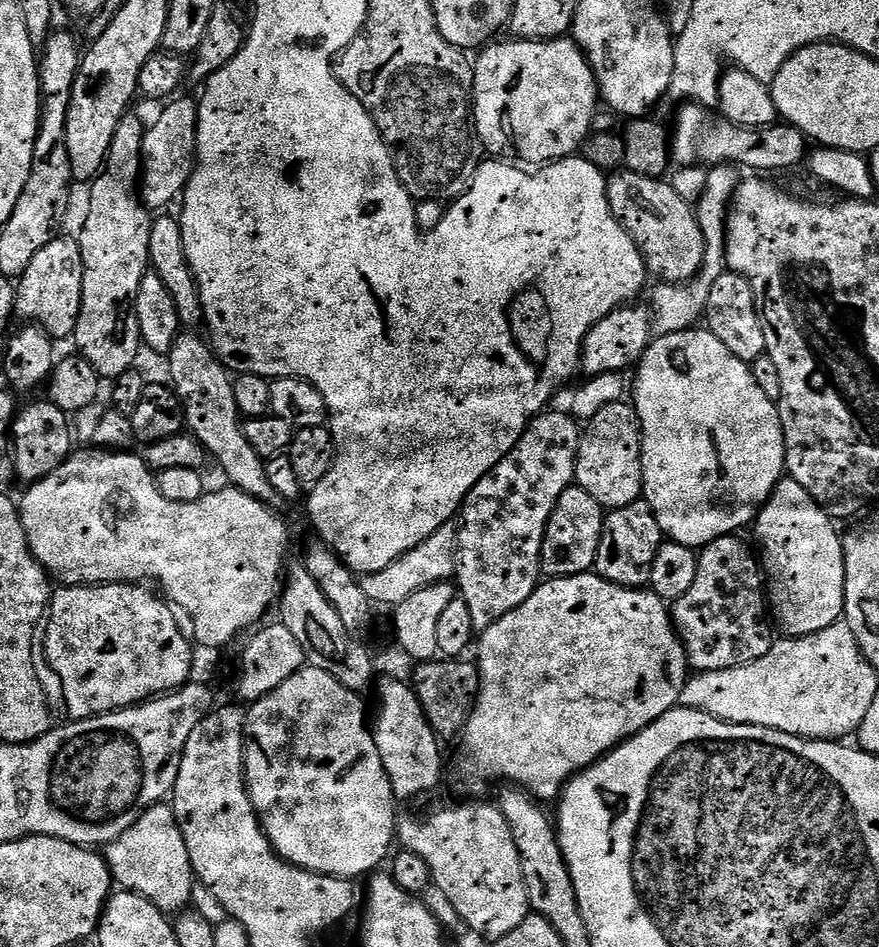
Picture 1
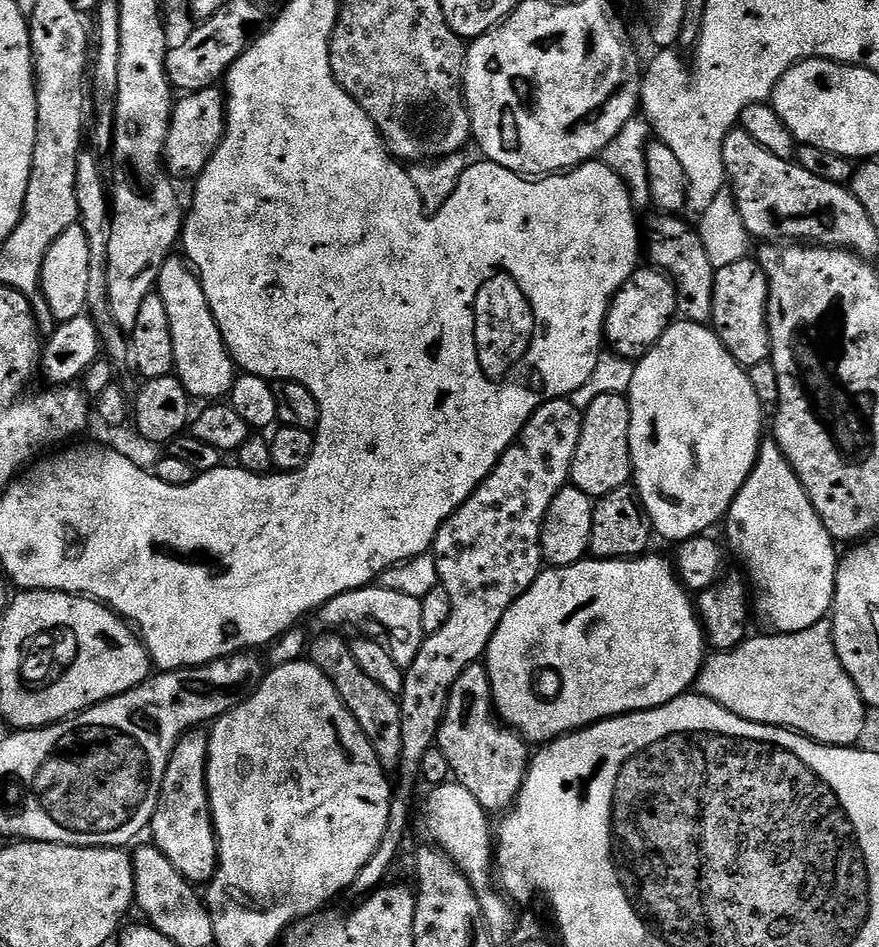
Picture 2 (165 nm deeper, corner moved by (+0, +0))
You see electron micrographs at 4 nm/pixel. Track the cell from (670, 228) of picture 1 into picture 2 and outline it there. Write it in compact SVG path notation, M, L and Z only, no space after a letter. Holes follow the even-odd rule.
M679 215L653 216L652 229L645 231L642 236L643 251L648 251L647 263L656 271L664 273L676 285L676 311L683 319L695 324L711 325L716 269L706 254L703 238L687 219Z

